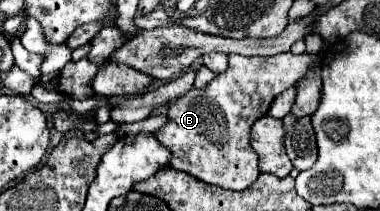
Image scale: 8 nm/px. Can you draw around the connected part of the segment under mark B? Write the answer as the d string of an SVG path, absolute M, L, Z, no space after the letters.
M283 52L277 56L229 56L229 68L217 74L203 90L189 90L167 110L167 124L159 128L155 138L171 150L171 168L187 172L201 182L229 190L249 188L257 176L257 154L249 144L251 124L265 116L271 102L293 86L313 66L315 54L295 56Z

